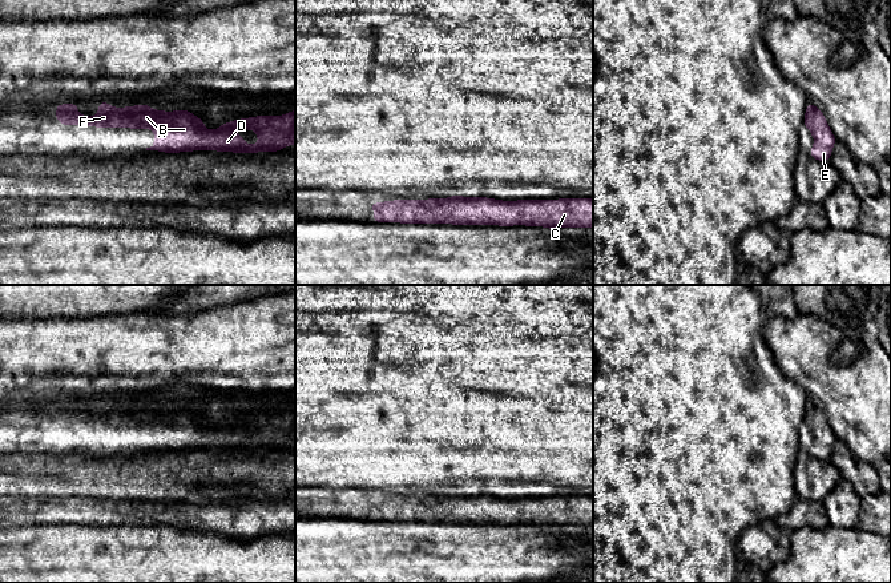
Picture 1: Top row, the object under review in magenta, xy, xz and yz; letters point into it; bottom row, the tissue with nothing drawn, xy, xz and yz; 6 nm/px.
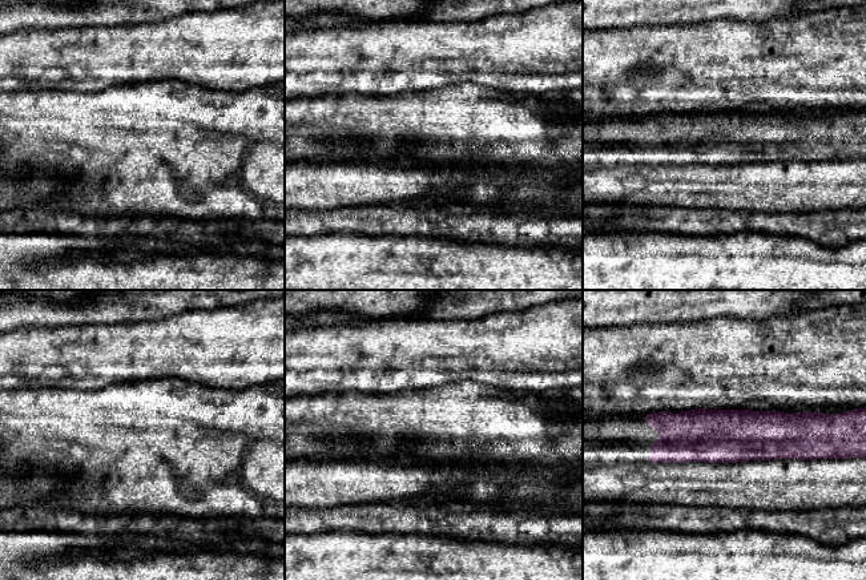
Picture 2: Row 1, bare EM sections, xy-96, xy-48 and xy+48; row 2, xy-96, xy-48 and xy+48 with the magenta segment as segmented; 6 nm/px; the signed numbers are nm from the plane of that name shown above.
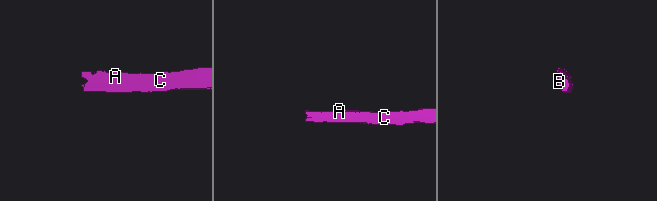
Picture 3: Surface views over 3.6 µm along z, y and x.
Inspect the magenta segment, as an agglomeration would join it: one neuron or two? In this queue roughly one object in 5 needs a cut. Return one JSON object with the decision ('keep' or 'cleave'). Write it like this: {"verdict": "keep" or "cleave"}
{"verdict": "keep"}

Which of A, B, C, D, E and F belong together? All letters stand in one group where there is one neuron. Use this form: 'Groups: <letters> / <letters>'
Groups: A B C D E F

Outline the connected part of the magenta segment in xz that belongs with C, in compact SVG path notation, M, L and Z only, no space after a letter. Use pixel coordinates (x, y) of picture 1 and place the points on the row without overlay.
M451 494L448 496L394 498L370 500L375 510L372 520L400 522L451 522L451 523L499 523L499 524L544 524L557 526L592 526L593 527L593 496L559 496L559 498L517 498L503 499L487 495Z

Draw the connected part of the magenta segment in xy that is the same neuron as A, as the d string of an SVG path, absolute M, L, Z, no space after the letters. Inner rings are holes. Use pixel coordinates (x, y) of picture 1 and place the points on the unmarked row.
M106 399L98 402L98 411L86 415L77 410L80 402L59 402L56 419L64 425L84 423L96 426L129 426L152 427L154 443L146 449L180 451L193 449L217 449L233 451L279 450L282 446L295 443L295 435L287 434L295 430L295 409L283 414L267 415L258 413L257 417L238 417L221 422L217 429L209 429L199 414L191 414L190 409L156 409L145 402L114 409ZM237 426L255 429L259 442L249 443L235 433Z

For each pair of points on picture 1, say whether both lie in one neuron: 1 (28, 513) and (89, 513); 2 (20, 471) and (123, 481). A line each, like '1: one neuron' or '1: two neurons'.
1: one neuron
2: one neuron

